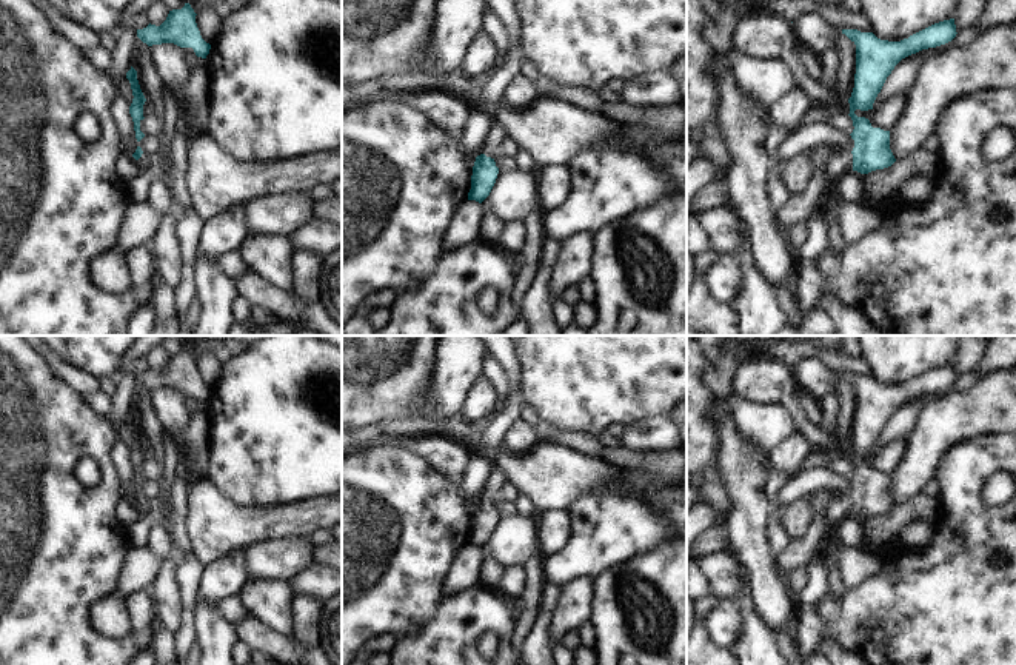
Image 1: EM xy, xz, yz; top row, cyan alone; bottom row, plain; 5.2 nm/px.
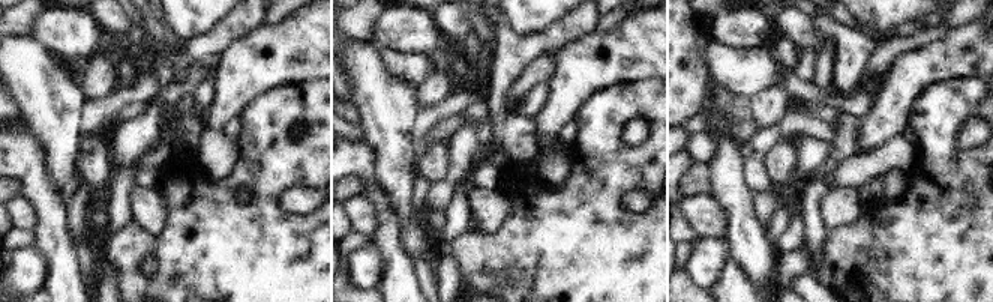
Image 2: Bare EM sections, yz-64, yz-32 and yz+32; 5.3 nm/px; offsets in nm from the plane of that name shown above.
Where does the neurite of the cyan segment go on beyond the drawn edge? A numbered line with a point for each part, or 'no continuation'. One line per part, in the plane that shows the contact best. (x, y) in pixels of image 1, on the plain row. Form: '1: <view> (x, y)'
1: yz (839, 510)

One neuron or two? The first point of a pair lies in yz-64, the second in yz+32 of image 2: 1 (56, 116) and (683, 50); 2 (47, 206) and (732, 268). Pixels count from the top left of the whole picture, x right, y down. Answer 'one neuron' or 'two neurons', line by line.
1: two neurons
2: one neuron

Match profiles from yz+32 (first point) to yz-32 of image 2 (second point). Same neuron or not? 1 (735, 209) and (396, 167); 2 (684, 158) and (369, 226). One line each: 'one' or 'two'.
1: one
2: two

